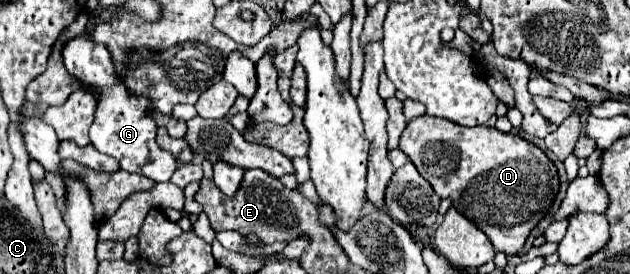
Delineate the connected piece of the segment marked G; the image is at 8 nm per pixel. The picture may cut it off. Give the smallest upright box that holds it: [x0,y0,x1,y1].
[63,34,177,182]

